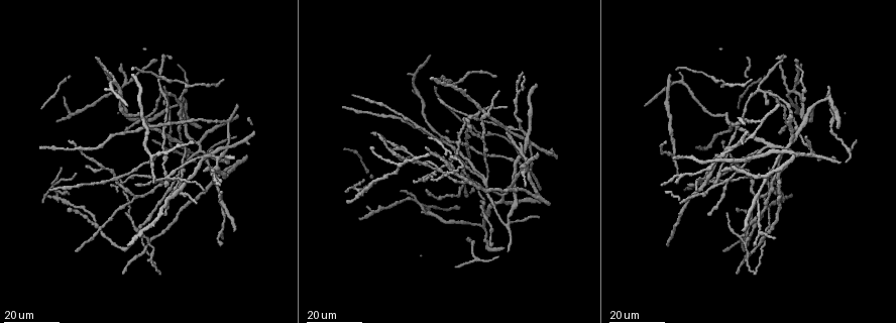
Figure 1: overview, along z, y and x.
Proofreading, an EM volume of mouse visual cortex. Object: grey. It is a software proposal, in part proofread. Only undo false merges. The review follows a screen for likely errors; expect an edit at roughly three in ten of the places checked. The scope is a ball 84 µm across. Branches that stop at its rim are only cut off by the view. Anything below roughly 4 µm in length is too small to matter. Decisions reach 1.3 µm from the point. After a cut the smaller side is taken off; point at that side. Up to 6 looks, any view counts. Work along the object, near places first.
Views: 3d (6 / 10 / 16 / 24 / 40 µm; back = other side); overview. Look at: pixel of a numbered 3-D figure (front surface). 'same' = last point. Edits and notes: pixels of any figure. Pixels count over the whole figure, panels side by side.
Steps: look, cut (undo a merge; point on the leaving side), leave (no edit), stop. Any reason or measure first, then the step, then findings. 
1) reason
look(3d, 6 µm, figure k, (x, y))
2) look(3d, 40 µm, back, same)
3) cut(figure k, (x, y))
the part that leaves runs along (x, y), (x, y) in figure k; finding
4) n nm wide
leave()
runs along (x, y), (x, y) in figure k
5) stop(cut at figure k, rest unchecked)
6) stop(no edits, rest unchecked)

a fork
look(3d, 16 µm, figure 1, (55, 197))

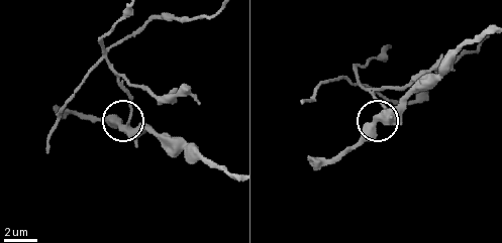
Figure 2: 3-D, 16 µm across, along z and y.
zoom in
look(3d, 6 µm, figure 2, (128, 119))

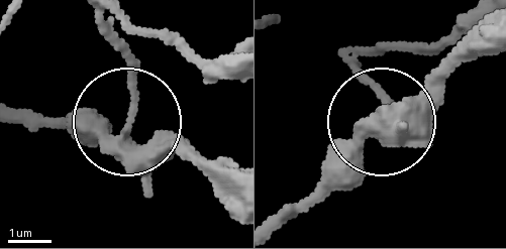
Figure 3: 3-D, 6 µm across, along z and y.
3 arms
cut(figure 3, (133, 77))
the part that leaves runs along (129, 130), (136, 80), (96, 14) in figure 3; a second neuron is stuck on

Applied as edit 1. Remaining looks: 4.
look(overview)

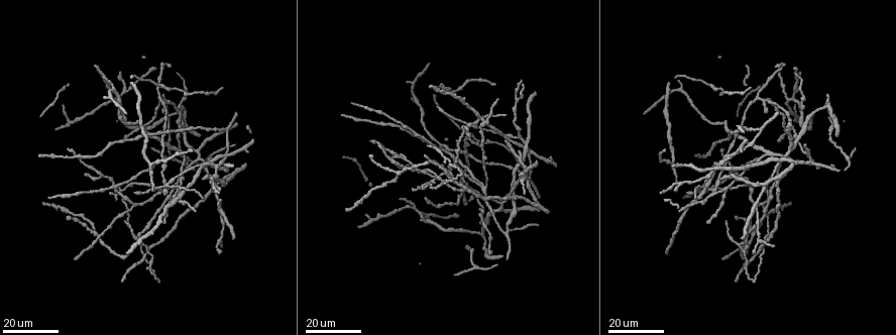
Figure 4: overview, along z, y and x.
three arms meet
look(3d, 16 µm, figure 4, (466, 157))

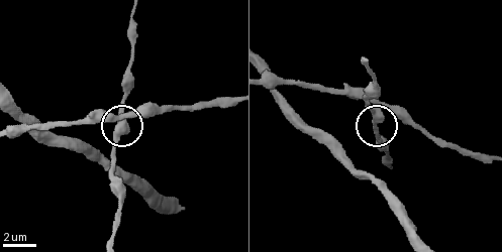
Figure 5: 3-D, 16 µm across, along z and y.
zoom in
look(3d, 6 µm, figure 5, (376, 118))

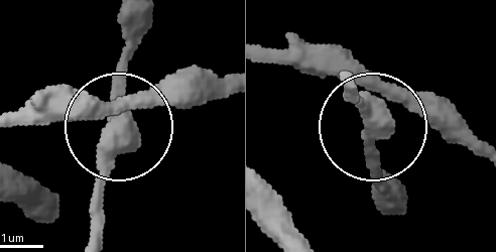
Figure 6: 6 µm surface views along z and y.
3 arms
leave()
continuous, no second neuron

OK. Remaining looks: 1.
stop(cut at figure 3, rest unchecked)

